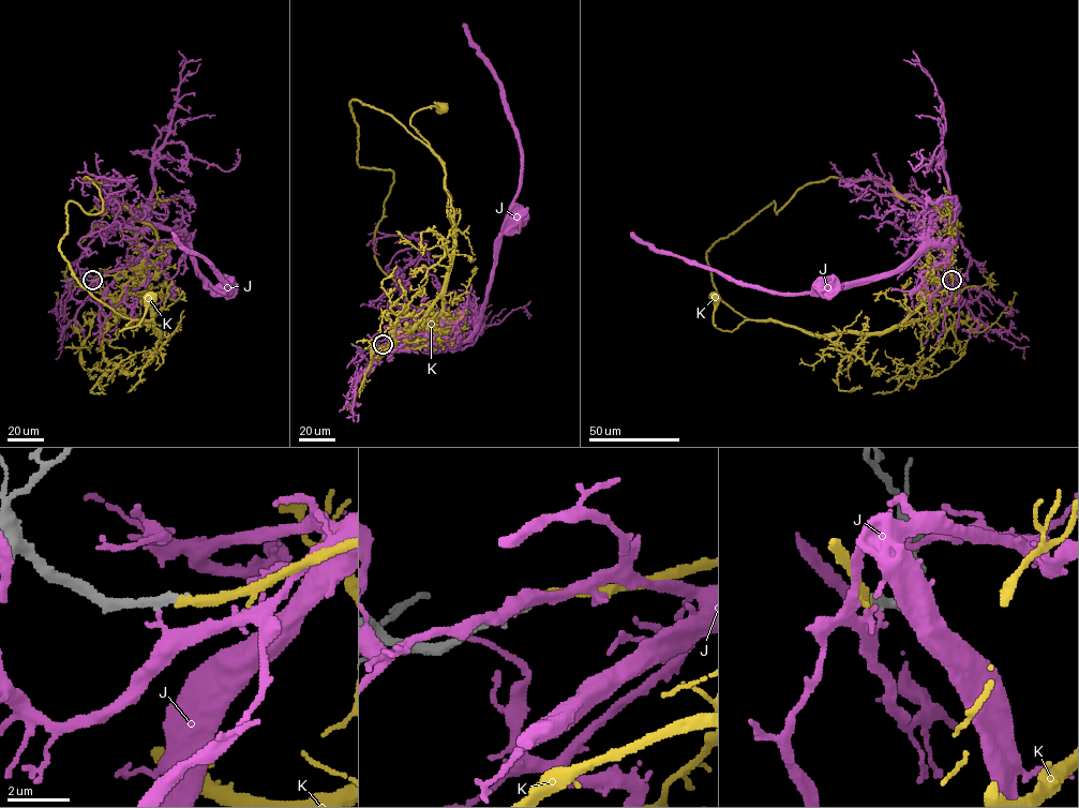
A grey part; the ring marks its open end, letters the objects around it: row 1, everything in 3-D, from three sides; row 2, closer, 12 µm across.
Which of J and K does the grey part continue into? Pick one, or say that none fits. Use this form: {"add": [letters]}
{"add": ["K"]}

